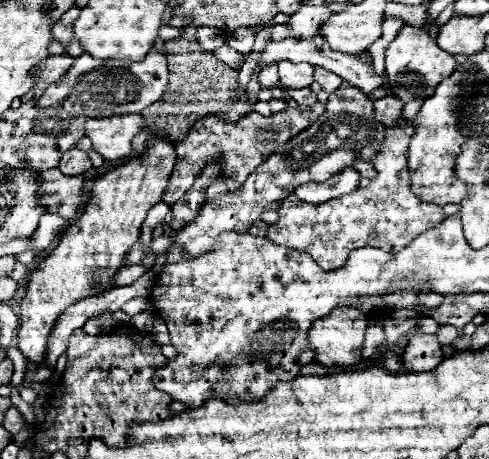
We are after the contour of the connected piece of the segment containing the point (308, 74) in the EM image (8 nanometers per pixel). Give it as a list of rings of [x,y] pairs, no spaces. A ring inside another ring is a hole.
[[[280,61],[278,65],[280,69],[280,83],[284,87],[292,87],[292,89],[302,89],[302,87],[310,87],[312,85],[312,73],[314,67],[308,63],[290,63],[290,61]]]

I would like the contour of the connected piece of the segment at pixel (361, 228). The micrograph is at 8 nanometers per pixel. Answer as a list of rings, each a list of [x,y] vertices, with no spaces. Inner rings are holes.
[[[400,121],[400,125],[396,127],[388,127],[386,129],[386,141],[382,143],[382,147],[378,149],[376,157],[372,159],[374,169],[378,171],[378,175],[374,179],[362,179],[358,189],[352,191],[350,195],[342,195],[336,199],[330,199],[326,203],[320,205],[308,205],[304,201],[300,201],[296,195],[288,197],[288,201],[284,201],[284,205],[280,207],[280,219],[268,227],[268,239],[272,239],[278,245],[314,255],[316,263],[330,271],[330,269],[338,269],[344,263],[344,257],[348,257],[348,253],[352,249],[358,247],[378,247],[384,249],[388,253],[398,253],[400,249],[404,249],[406,245],[410,245],[420,233],[436,227],[442,219],[444,219],[444,211],[440,205],[436,203],[424,203],[420,201],[412,191],[410,191],[410,175],[408,175],[408,165],[406,165],[406,155],[408,155],[408,143],[412,137],[414,129],[412,123],[408,121]]]

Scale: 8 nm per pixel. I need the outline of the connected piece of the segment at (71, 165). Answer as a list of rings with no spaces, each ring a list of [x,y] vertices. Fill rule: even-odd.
[[[76,147],[68,149],[68,151],[62,155],[62,159],[60,159],[60,165],[58,165],[58,169],[60,169],[64,175],[86,173],[90,167],[92,167],[92,163],[90,163],[90,157],[88,157],[88,153],[84,153],[84,151],[76,149]]]

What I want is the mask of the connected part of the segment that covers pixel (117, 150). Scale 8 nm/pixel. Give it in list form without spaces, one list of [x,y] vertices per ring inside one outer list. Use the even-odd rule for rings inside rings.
[[[112,115],[106,119],[88,119],[86,137],[90,137],[94,151],[108,161],[126,161],[132,157],[132,139],[146,127],[142,115]]]

